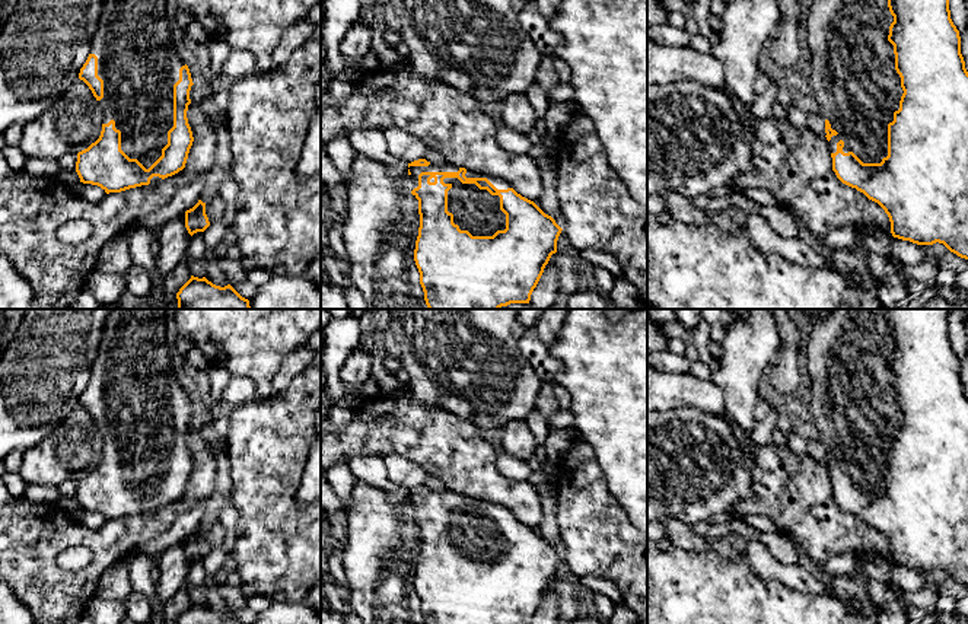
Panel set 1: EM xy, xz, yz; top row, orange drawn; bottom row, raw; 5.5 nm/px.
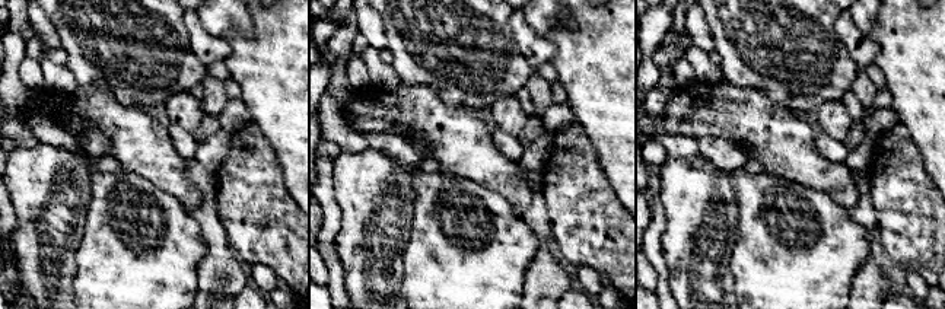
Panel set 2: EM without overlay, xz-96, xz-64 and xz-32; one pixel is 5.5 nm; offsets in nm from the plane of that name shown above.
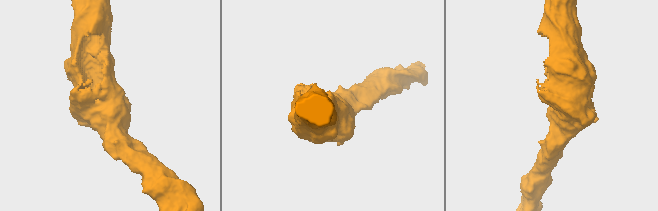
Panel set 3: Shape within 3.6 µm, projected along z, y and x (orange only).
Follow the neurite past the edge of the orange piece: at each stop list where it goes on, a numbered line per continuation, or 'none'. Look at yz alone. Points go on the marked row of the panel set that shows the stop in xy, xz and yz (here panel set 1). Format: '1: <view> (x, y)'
1: yz (853, 78)

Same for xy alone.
1: xy (139, 64)

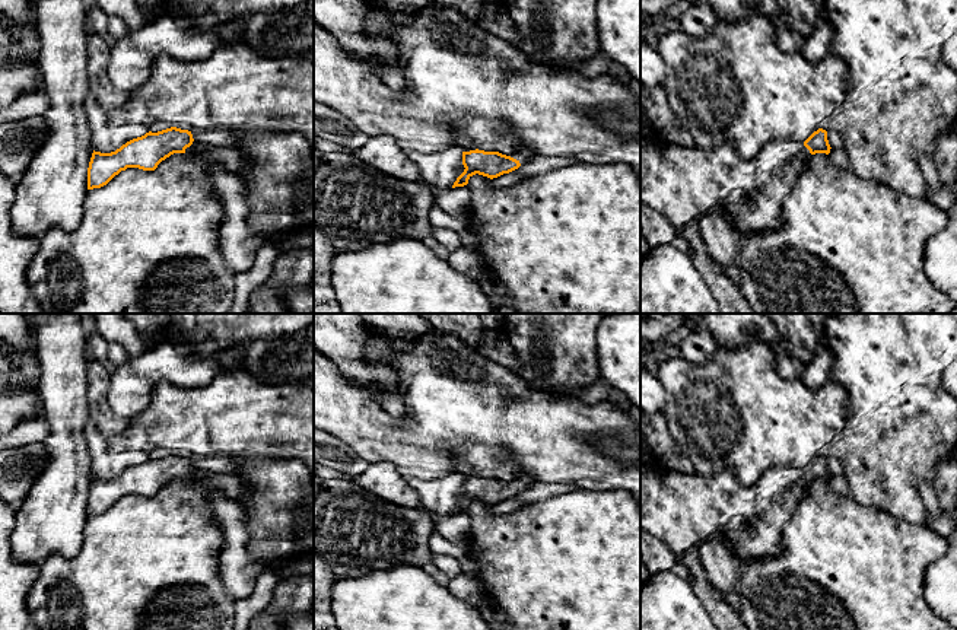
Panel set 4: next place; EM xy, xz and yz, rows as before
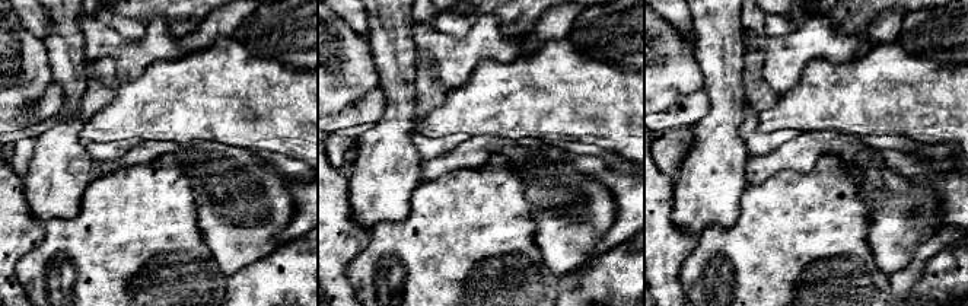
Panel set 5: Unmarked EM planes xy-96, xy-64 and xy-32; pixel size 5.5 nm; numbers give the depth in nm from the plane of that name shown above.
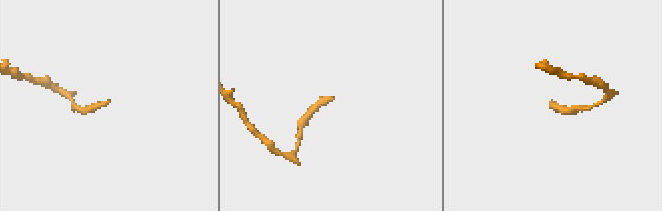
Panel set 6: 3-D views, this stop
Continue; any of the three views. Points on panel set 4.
1: xy (238, 242)

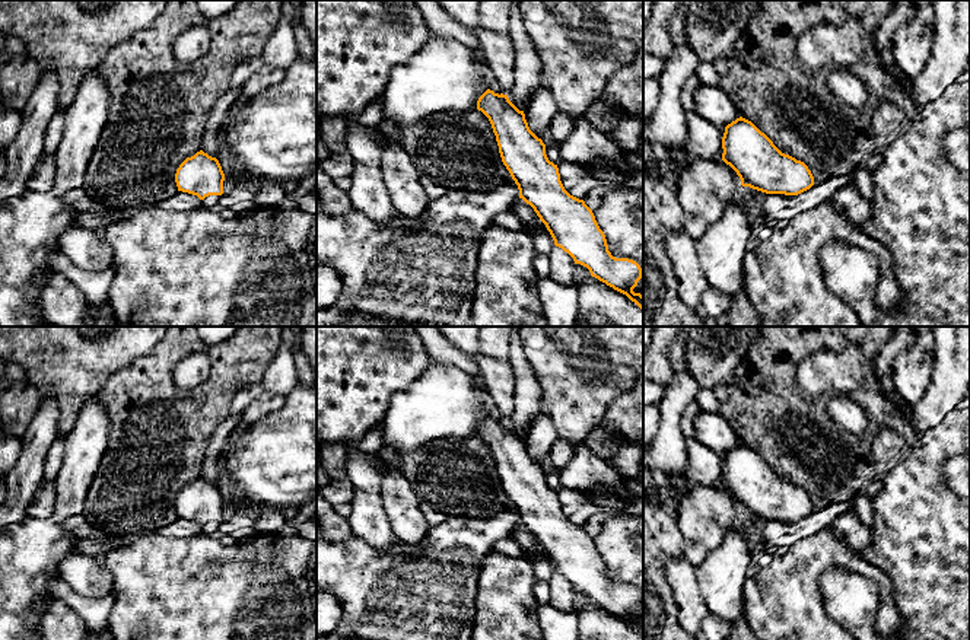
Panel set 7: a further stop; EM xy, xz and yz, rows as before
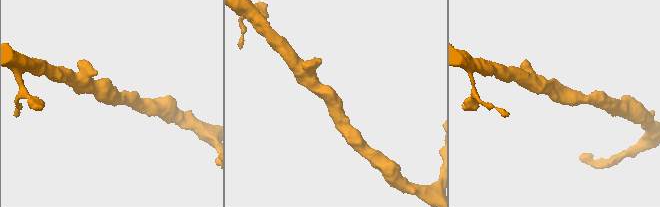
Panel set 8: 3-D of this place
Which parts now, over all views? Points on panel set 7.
none

